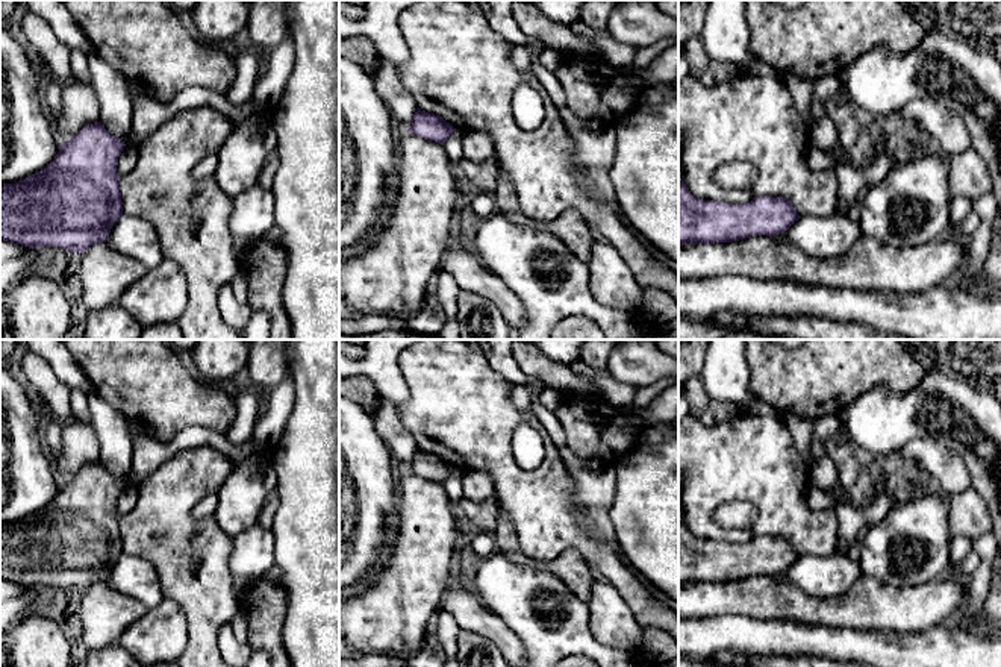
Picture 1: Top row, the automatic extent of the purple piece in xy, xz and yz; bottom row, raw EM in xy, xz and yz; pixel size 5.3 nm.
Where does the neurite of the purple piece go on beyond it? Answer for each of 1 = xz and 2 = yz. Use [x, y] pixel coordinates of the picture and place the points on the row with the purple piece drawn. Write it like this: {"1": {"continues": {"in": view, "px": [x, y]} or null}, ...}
{"1": {"continues": null}, "2": {"continues": null}}

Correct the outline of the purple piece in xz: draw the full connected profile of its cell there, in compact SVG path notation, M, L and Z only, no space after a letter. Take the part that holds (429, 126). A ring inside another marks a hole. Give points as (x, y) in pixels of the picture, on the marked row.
M418 108L407 130L424 139L444 144L456 129L439 115Z

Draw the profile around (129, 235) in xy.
M120 215L106 244L115 252L139 261L148 270L156 268L164 259L156 229L148 221L133 215Z

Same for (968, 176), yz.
M971 150L950 158L948 189L951 197L977 200L993 189L989 168L981 156Z

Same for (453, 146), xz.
M456 129L444 142L445 153L448 155L453 165L456 165L460 159L465 158L463 155L463 135L465 132Z

